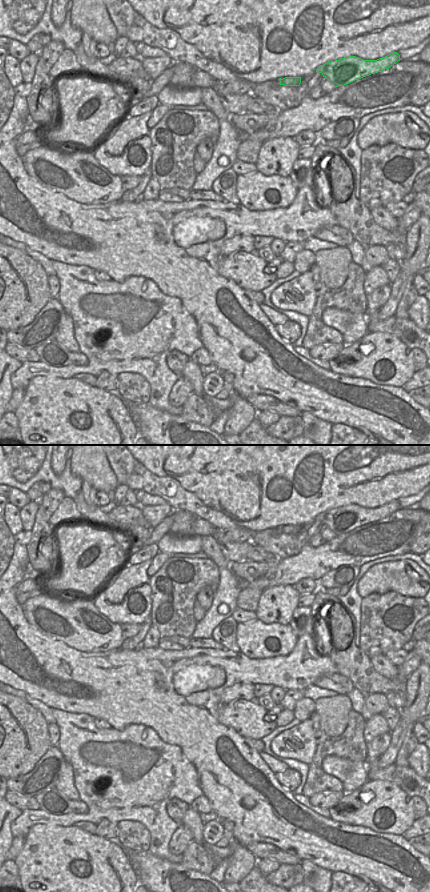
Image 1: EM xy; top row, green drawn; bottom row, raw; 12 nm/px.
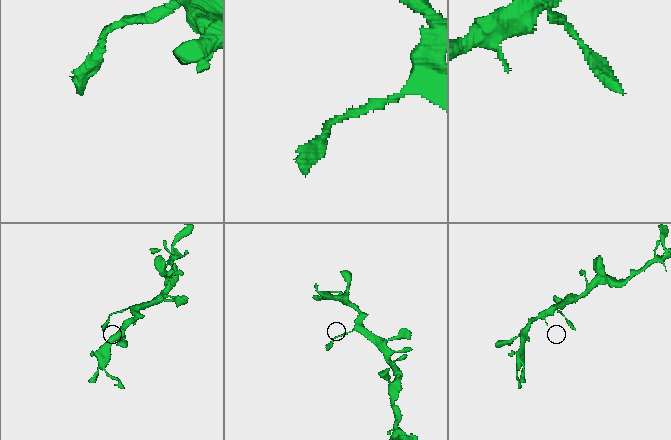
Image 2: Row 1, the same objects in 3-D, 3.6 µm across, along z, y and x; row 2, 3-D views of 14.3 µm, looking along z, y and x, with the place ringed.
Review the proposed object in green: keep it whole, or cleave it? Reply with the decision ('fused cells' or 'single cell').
fused cells

